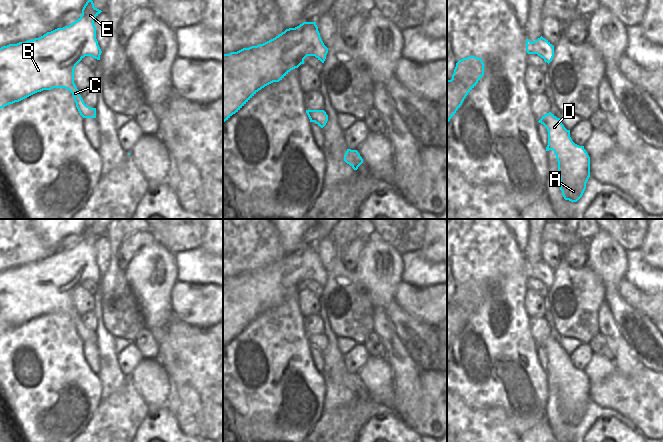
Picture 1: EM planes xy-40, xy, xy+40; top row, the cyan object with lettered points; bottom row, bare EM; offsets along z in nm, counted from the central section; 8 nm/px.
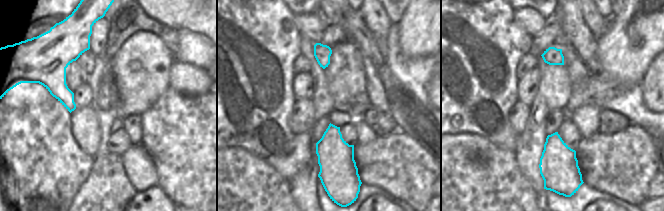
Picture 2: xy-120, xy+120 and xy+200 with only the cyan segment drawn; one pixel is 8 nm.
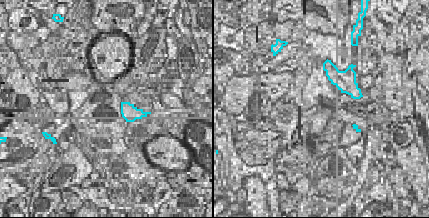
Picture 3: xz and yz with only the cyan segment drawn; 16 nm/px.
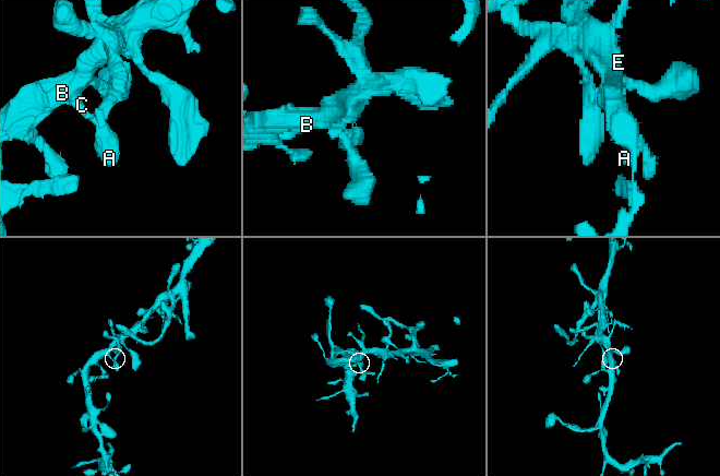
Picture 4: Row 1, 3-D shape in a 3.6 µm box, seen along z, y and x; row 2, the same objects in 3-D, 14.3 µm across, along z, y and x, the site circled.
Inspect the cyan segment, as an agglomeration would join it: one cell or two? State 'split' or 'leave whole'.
leave whole

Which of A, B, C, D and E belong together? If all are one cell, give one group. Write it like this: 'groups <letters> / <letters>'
groups A B C D E

